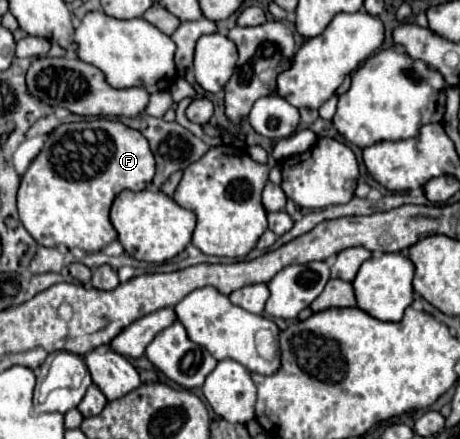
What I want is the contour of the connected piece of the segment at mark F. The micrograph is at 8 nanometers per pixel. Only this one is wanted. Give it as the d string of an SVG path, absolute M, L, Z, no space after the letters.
M94 119L94 121L80 121L80 123L66 123L66 125L60 125L54 129L54 133L50 133L48 141L44 143L42 151L38 153L38 157L30 163L28 171L22 175L22 183L20 183L20 189L18 189L18 213L20 213L20 221L22 225L26 227L26 231L34 237L34 241L42 247L58 247L58 245L66 245L68 249L82 249L86 253L96 253L100 249L104 249L108 243L116 241L118 239L118 233L116 229L112 227L110 223L110 205L112 201L116 199L118 193L122 193L124 189L130 189L130 191L142 191L146 189L150 183L152 183L152 177L154 177L154 155L150 155L150 147L144 139L144 135L140 131L134 131L134 129L128 129L124 127L120 121L110 121L110 119Z

